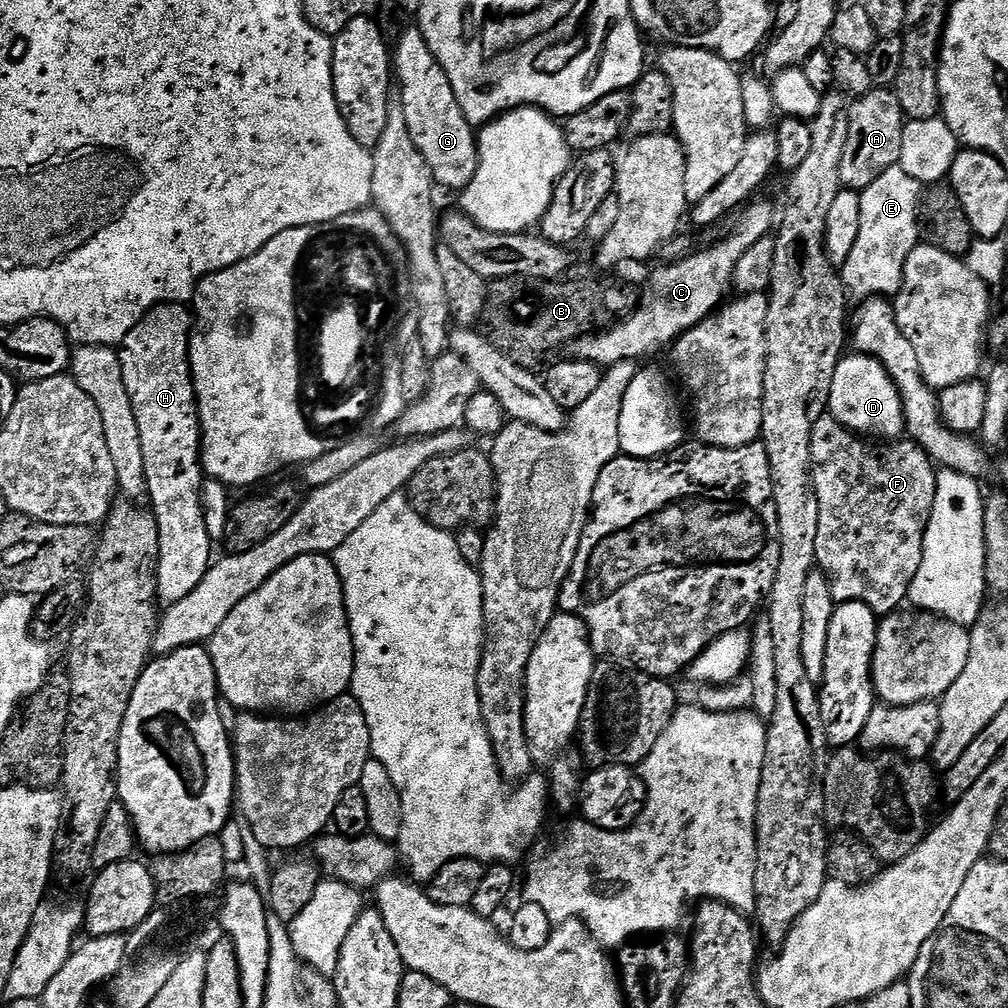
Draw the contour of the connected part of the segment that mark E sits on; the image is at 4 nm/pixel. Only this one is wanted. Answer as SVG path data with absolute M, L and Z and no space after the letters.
M899 166L886 170L873 182L869 188L861 193L861 204L864 207L861 220L858 242L854 244L854 250L850 250L848 260L842 265L842 276L849 289L856 288L860 298L868 298L873 295L875 288L881 288L884 292L899 293L904 286L904 271L906 260L916 245L922 240L922 186L906 170Z

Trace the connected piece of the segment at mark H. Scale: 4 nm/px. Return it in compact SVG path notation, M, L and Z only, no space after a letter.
M180 302L157 304L138 322L130 334L126 334L119 349L122 374L130 402L134 406L134 416L142 438L144 455L144 479L146 494L152 498L150 510L158 522L160 531L160 562L158 564L159 603L167 606L182 602L186 594L198 587L198 582L206 578L214 563L212 540L206 528L204 517L204 482L206 473L202 463L202 433L200 431L200 406L196 402L196 387L192 381L192 364L188 361L188 349L192 342L192 316Z

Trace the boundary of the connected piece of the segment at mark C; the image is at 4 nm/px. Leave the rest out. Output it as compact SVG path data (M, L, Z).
M759 200L749 203L739 213L740 221L733 226L728 240L720 240L709 248L701 247L685 260L665 263L665 268L660 268L653 274L648 292L646 288L640 307L631 316L623 317L607 330L579 336L570 345L571 355L575 359L588 360L599 366L620 364L623 360L640 360L643 356L652 356L664 347L667 349L675 345L685 332L701 324L707 316L713 315L725 299L724 291L733 283L738 261L756 242L769 239L777 227L778 208L776 212L770 201Z

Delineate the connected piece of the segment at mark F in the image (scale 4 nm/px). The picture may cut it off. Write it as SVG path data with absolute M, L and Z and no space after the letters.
M831 418L816 423L812 455L817 461L824 460L814 476L822 506L818 560L831 579L835 599L860 600L878 614L895 613L899 604L908 600L908 592L924 564L924 536L936 502L937 465L928 451L911 438L873 442Z

